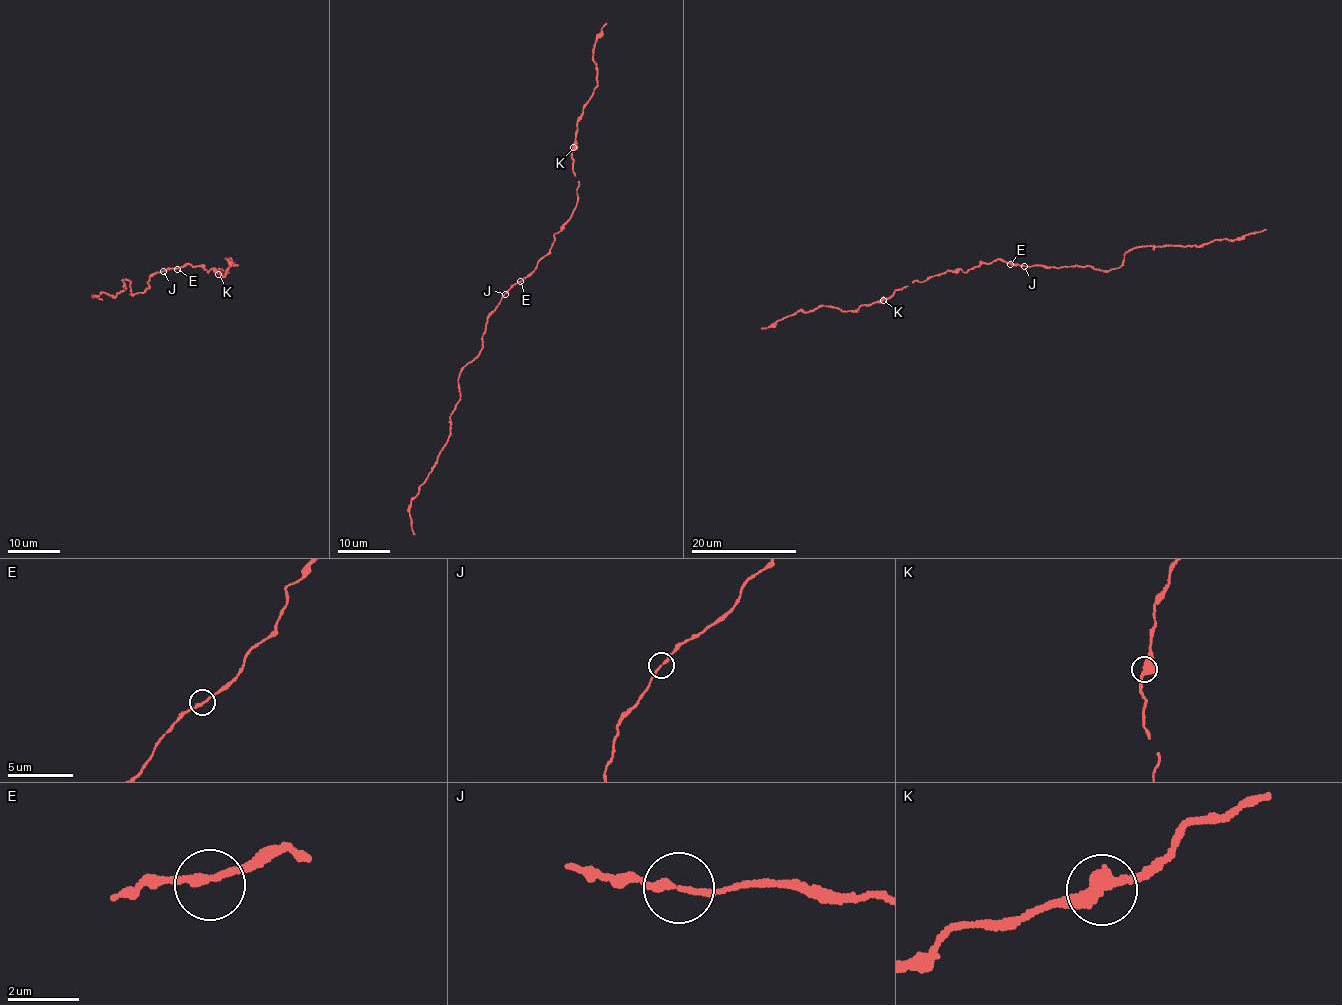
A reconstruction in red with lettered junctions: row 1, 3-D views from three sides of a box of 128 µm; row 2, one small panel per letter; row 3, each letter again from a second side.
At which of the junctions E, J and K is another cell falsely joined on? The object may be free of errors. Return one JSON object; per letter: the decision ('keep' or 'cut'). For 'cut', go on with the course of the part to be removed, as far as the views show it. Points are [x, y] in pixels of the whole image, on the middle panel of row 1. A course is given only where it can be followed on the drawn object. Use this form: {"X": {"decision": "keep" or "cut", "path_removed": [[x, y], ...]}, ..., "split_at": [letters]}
{"E": {"decision": "keep"}, "J": {"decision": "keep"}, "K": {"decision": "keep"}, "split_at": []}

